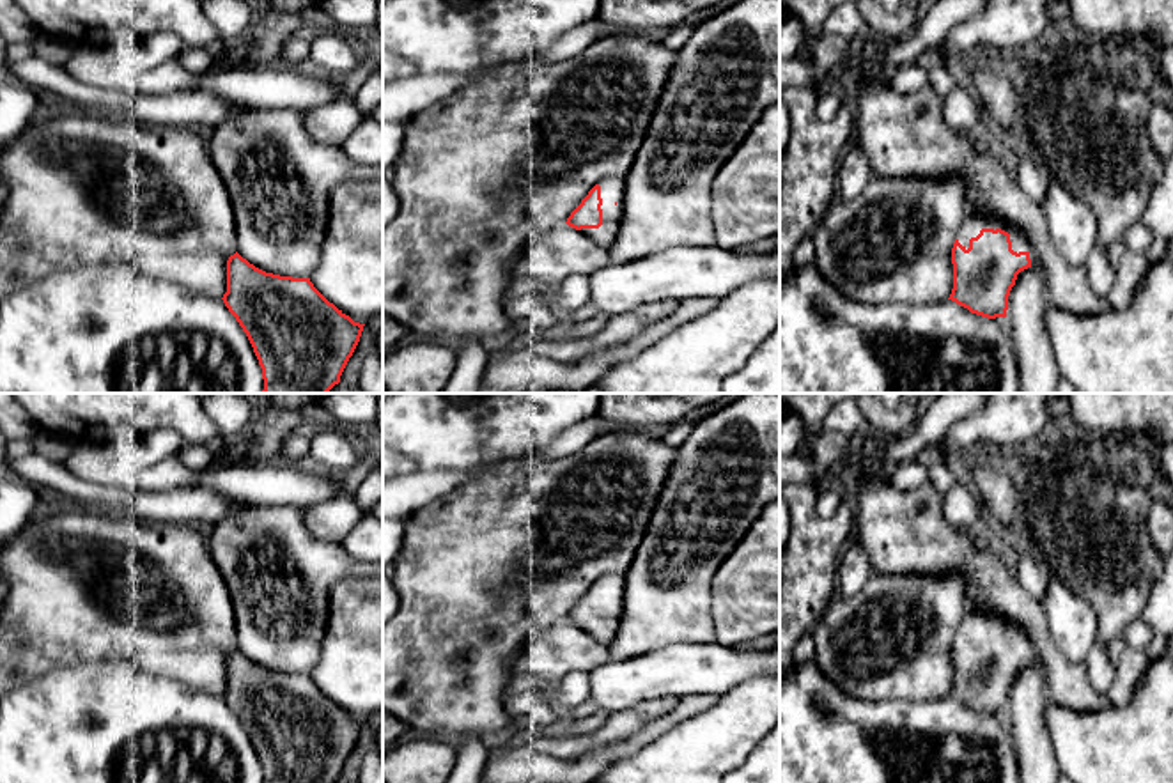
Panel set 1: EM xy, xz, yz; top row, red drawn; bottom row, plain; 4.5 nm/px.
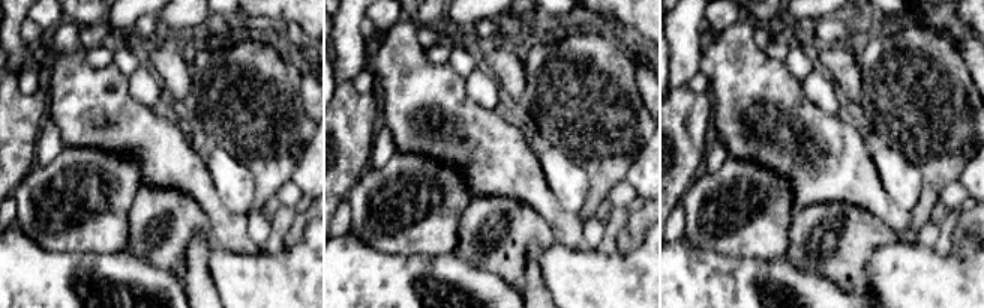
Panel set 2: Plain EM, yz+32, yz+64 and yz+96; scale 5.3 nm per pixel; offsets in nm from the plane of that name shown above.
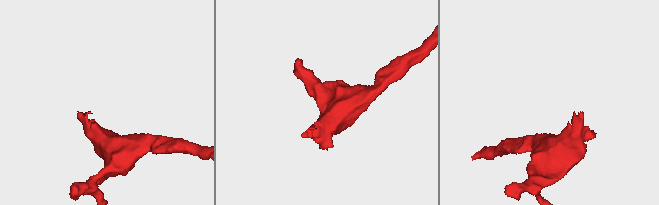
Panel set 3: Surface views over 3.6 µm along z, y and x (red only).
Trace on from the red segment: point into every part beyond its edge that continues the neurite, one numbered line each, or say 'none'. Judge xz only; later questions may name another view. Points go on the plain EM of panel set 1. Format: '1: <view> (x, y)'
1: xz (612, 587)

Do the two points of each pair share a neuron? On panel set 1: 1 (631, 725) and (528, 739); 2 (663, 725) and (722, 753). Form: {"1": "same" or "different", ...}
{"1": "same", "2": "different"}

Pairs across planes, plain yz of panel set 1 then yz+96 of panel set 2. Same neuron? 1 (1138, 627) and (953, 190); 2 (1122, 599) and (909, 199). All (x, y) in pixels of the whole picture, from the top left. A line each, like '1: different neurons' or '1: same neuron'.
1: same neuron
2: different neurons

